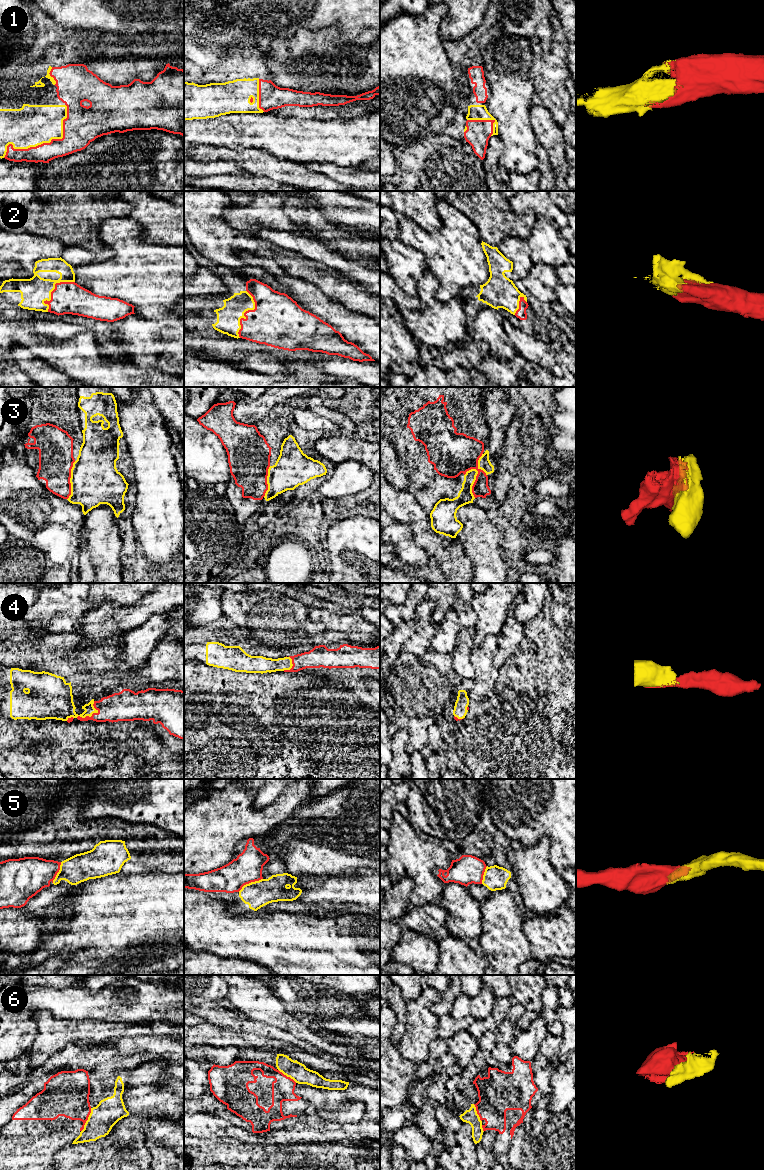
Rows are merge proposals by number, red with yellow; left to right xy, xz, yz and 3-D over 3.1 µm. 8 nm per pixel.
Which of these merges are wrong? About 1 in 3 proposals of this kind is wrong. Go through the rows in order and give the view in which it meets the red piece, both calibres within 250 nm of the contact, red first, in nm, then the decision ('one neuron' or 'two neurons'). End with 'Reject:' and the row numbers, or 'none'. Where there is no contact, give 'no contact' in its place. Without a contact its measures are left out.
1: contact in xy; calibres 190 and 340 nm; one neuron
2: contact in xz; calibres 380 and 190 nm; one neuron
3: contact in yz; calibres 340 and 130 nm; two neurons
4: contact in xy; calibres 220 and 200 nm; one neuron
5: contact in xz; calibres 240 and 220 nm; two neurons
6: contact in xy; calibres 340 and 220 nm; two neurons
Reject: 3, 5, 6

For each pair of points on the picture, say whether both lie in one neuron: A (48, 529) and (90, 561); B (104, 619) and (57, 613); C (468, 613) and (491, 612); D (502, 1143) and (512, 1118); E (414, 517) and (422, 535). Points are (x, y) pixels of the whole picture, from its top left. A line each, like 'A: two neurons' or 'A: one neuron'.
A: two neurons
B: two neurons
C: two neurons
D: one neuron
E: one neuron

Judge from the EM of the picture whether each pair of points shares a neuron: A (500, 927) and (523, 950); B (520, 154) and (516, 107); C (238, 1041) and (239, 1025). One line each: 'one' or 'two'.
A: one
B: one
C: two

